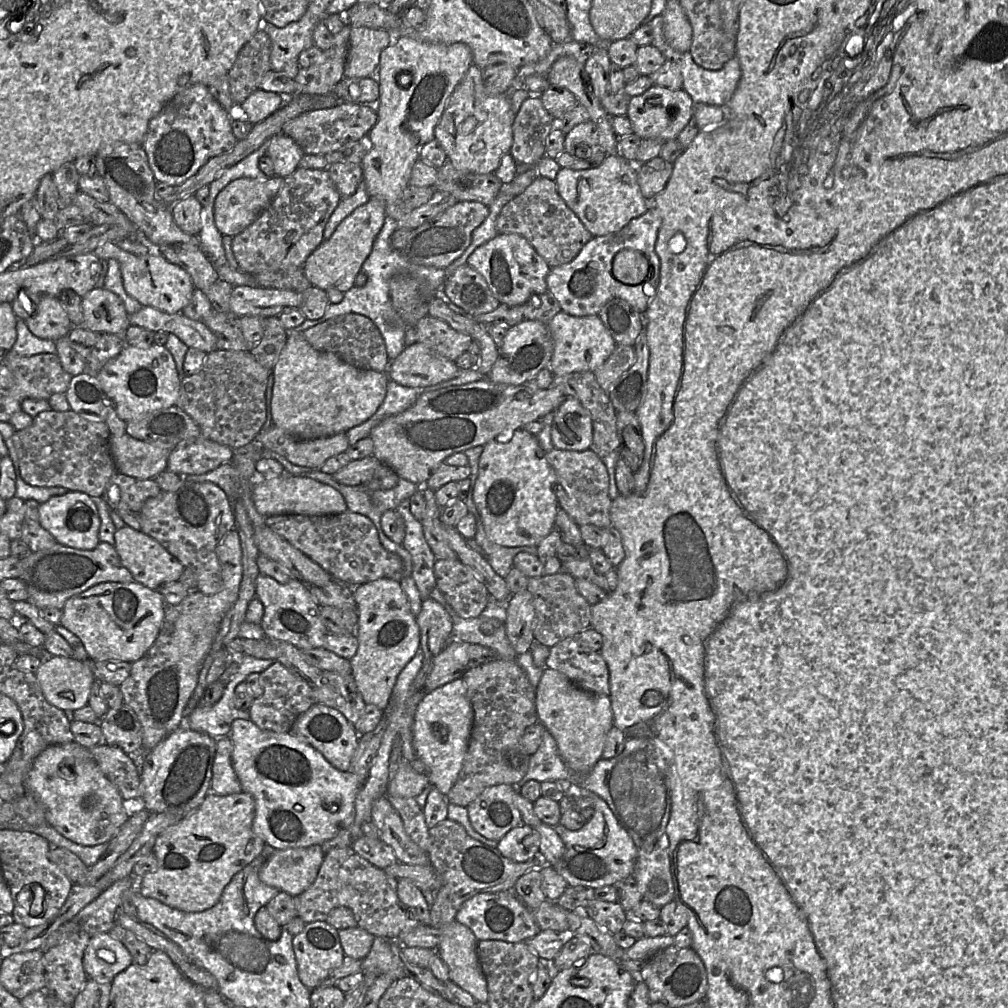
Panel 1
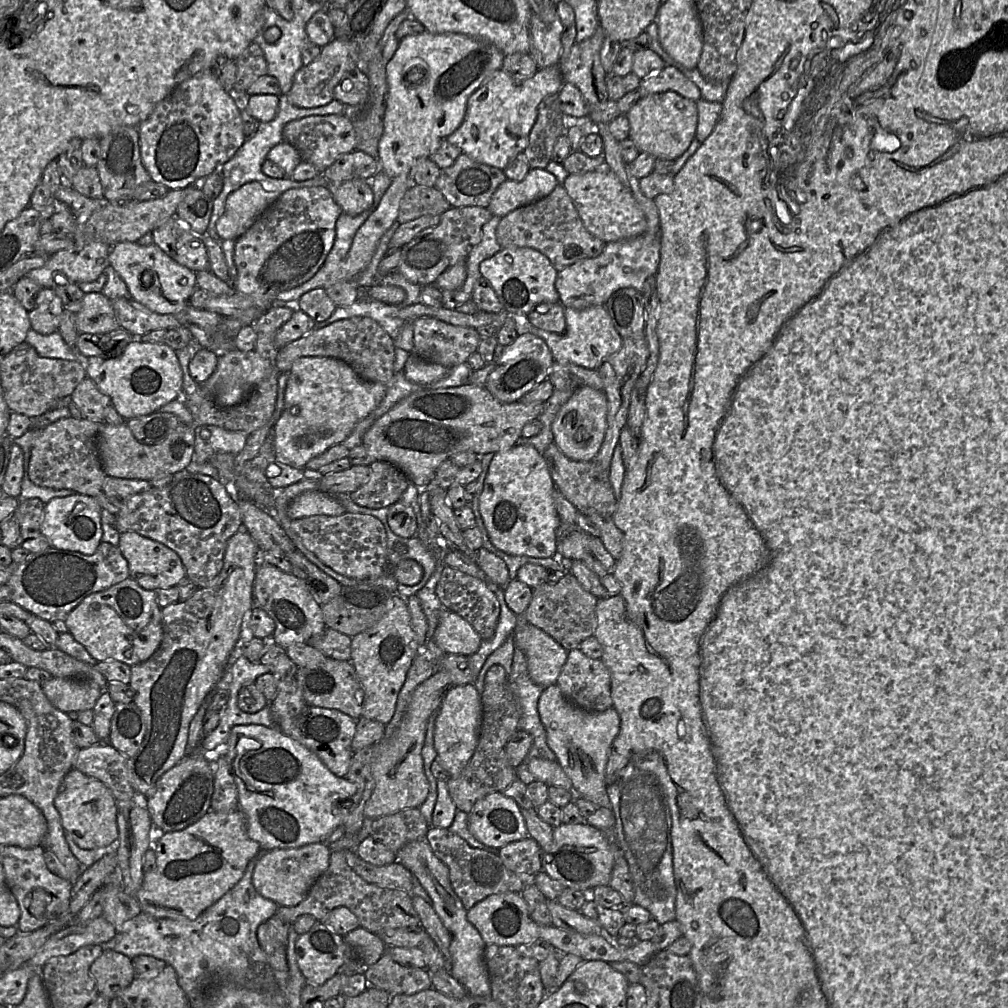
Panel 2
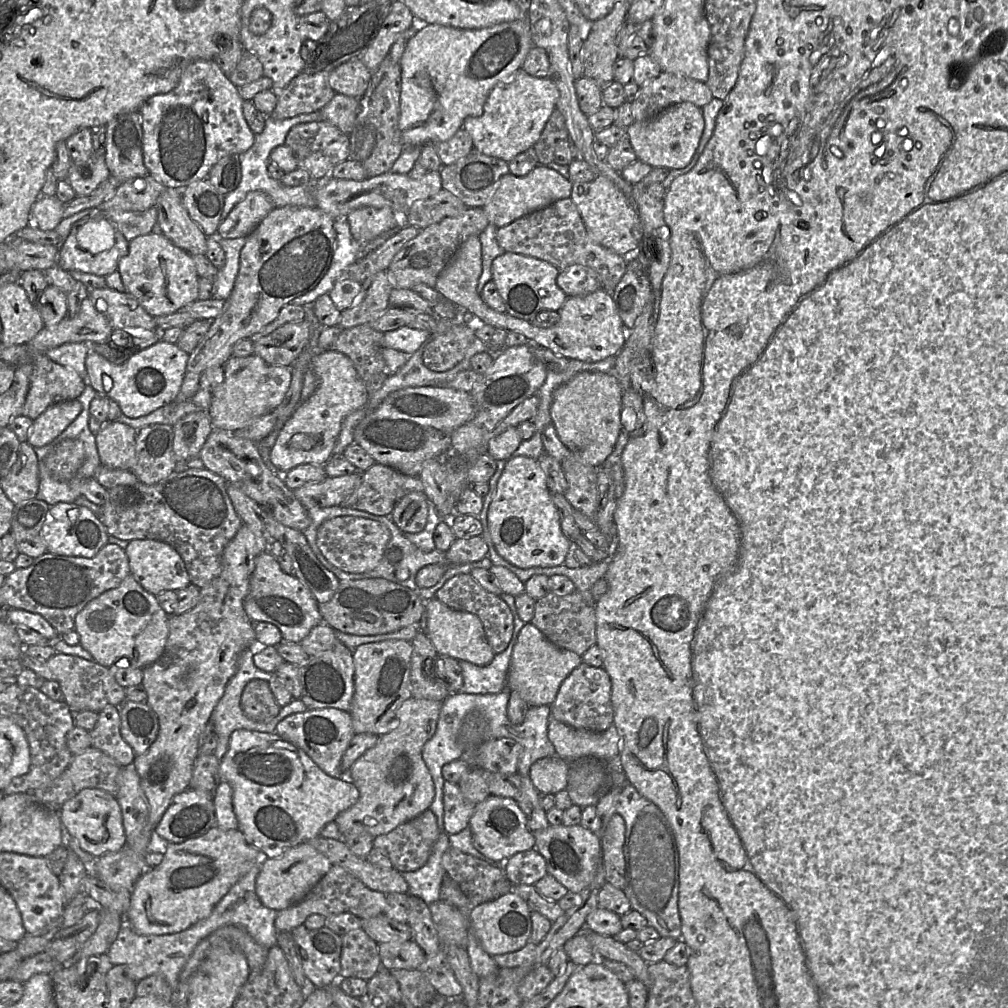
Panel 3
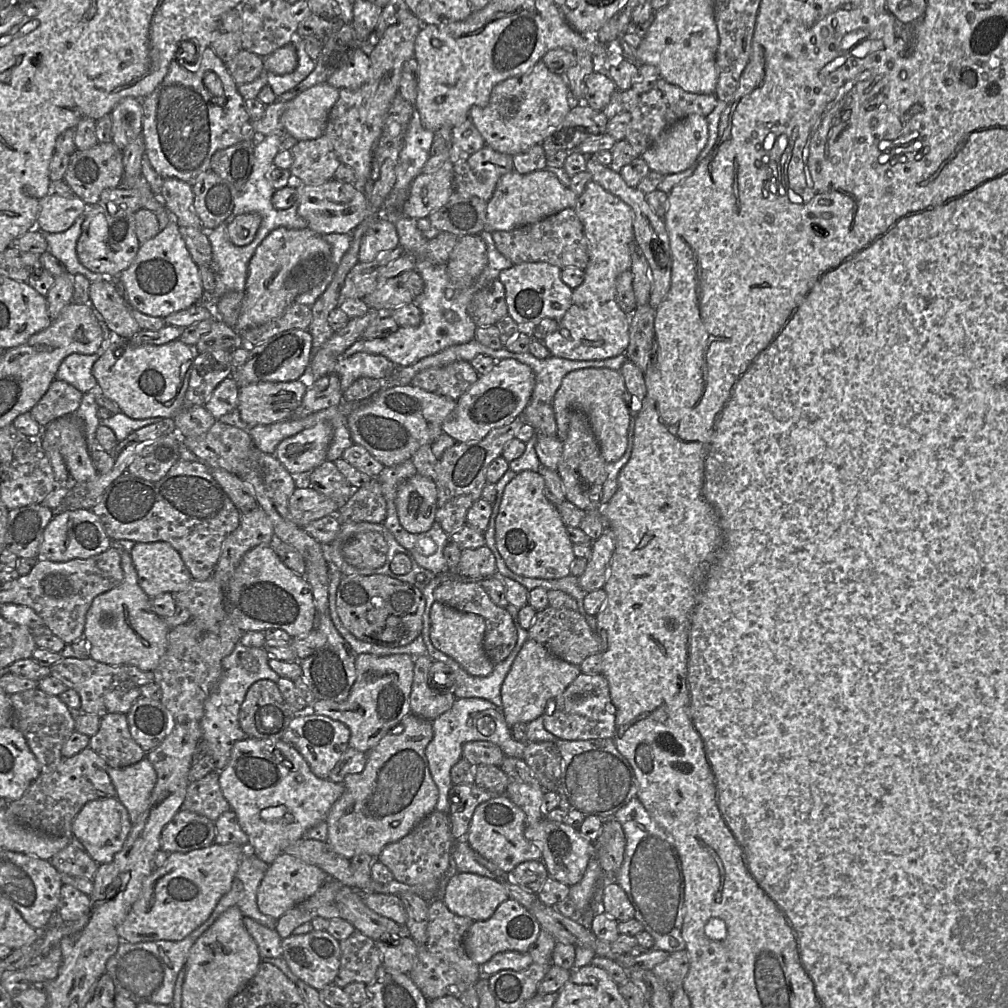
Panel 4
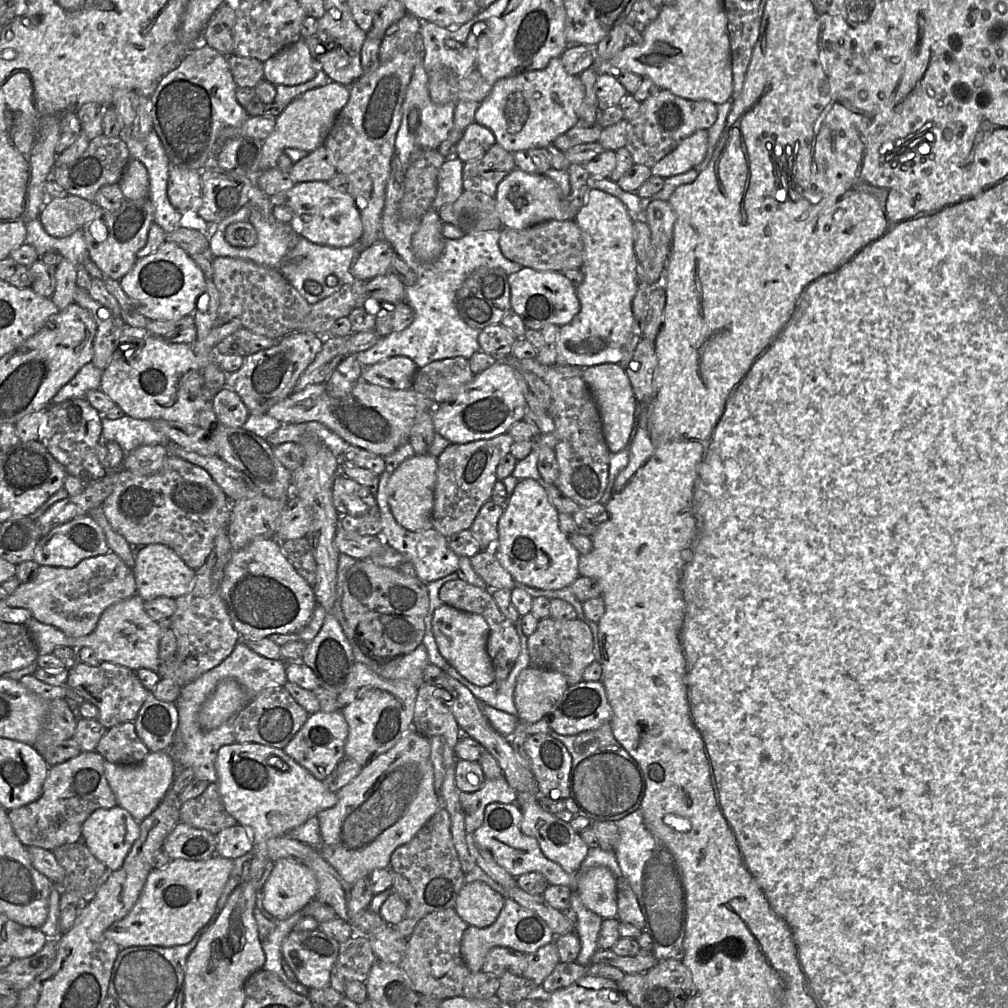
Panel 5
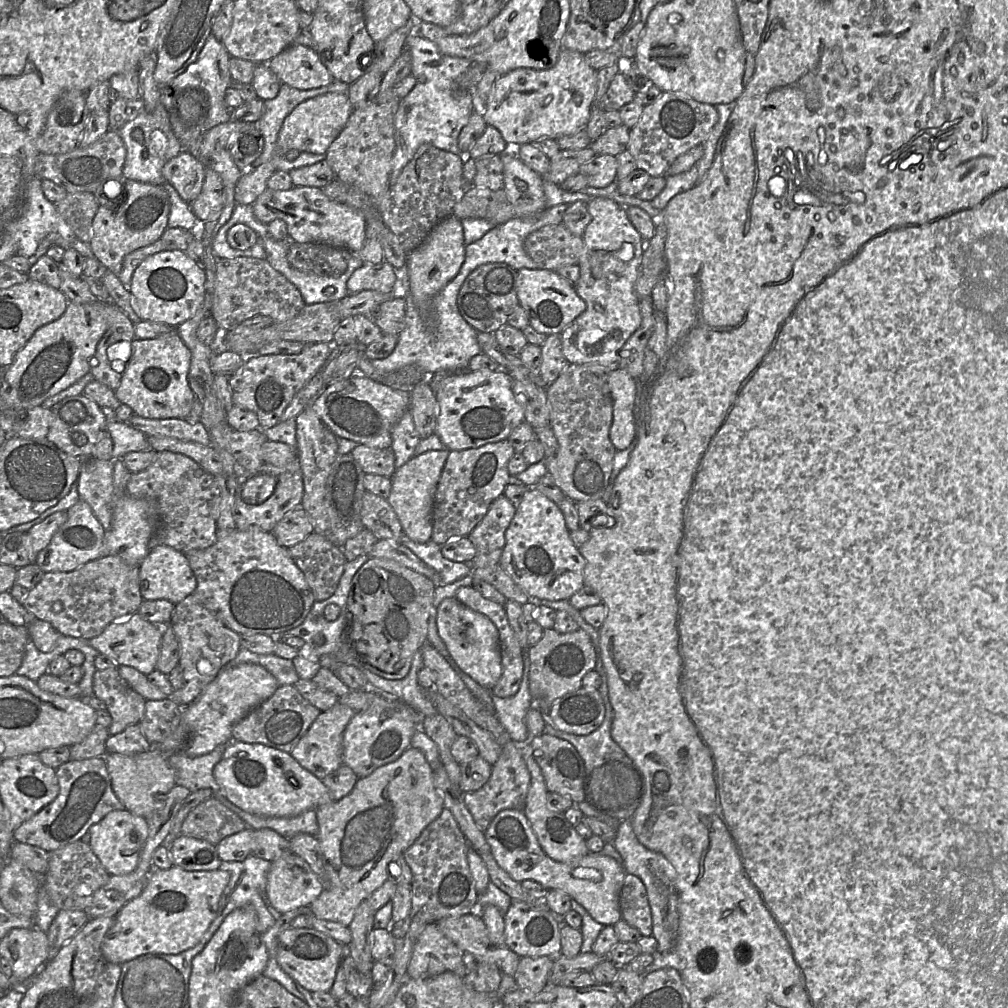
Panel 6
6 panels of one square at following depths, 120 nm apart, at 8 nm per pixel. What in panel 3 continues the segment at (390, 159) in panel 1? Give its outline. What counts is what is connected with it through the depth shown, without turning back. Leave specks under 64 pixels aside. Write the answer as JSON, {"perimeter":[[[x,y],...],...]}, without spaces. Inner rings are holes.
{"perimeter":[[[528,16],[512,22],[503,22],[482,29],[460,29],[439,24],[419,25],[412,37],[407,41],[404,53],[399,61],[401,69],[401,95],[400,95],[400,117],[399,129],[402,141],[406,147],[423,146],[425,144],[443,142],[449,140],[459,129],[462,128],[464,120],[468,117],[481,116],[485,101],[493,87],[511,74],[521,69],[522,64],[534,47],[531,38],[531,27]]]}

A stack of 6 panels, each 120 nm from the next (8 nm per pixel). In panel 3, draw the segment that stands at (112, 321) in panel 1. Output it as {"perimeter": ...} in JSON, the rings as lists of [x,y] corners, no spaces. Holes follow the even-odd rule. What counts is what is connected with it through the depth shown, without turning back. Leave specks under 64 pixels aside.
{"perimeter":[[[88,296],[82,301],[80,310],[74,317],[66,317],[54,326],[44,327],[27,345],[46,353],[49,349],[66,343],[103,342],[112,331],[105,315]]]}

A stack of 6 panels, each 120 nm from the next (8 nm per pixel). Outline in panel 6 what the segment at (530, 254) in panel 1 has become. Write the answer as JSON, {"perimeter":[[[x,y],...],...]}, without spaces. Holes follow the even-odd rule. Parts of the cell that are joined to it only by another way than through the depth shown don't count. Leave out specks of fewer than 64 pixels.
{"perimeter":[[[519,269],[517,270],[517,297],[526,311],[529,324],[545,335],[561,334],[562,331],[585,309],[586,303],[576,293],[574,284],[568,282],[555,270]]]}

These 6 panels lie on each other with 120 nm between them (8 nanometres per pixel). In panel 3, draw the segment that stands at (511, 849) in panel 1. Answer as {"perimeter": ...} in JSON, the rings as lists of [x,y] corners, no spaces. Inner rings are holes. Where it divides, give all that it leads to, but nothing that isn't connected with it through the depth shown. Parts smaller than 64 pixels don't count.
{"perimeter":[[[535,848],[514,854],[502,866],[513,885],[535,885],[548,873],[544,857]]]}

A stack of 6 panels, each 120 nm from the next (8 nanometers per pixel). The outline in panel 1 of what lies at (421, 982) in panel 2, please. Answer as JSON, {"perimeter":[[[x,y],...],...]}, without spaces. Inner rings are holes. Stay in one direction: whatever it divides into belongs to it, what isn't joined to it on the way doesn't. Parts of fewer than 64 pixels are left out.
{"perimeter":[[[375,937],[372,948],[362,961],[361,972],[372,973],[377,977],[389,976],[397,980],[409,976],[404,962],[402,962],[402,945],[397,941],[387,941],[384,937]]]}

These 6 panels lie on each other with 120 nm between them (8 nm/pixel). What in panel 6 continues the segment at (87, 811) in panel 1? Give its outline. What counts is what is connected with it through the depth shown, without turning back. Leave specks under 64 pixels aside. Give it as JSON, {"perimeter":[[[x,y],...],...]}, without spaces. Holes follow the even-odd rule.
{"perimeter":[[[126,809],[112,811],[89,829],[89,845],[111,876],[132,873],[138,866],[141,851],[148,837],[146,819],[136,816]]]}

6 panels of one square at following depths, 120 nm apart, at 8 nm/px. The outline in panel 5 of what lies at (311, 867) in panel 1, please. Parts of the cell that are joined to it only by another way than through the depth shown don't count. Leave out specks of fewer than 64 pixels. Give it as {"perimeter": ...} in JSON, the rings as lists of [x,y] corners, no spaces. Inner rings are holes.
{"perimeter":[[[279,859],[263,887],[263,907],[277,921],[285,920],[316,899],[318,881],[304,863]]]}

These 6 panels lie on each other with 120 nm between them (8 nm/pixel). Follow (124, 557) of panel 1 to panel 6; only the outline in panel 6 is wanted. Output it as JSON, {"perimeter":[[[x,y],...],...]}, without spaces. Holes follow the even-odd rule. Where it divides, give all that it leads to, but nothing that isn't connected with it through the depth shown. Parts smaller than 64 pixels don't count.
{"perimeter":[[[163,544],[150,549],[138,567],[138,576],[139,590],[144,600],[165,599],[175,605],[196,590],[196,577],[185,554]]]}

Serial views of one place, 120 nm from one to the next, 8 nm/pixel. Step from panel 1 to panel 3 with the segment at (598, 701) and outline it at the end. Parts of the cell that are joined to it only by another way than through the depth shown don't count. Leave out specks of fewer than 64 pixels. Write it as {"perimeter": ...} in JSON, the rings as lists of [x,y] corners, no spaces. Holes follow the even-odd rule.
{"perimeter":[[[550,714],[548,738],[556,755],[569,763],[587,757],[604,761],[620,759],[620,735],[615,724],[603,732],[590,732],[573,728]]]}

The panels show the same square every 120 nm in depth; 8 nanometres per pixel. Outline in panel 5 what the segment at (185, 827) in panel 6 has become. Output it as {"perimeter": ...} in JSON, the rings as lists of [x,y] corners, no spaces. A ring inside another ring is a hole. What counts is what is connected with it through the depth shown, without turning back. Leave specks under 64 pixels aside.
{"perimeter":[[[218,781],[210,783],[200,796],[182,803],[180,822],[206,830],[217,836],[222,830],[238,824],[231,816],[220,797]]]}

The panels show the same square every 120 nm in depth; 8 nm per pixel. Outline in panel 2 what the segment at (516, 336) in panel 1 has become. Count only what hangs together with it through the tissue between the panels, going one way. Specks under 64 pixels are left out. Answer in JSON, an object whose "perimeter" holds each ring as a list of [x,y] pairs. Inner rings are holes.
{"perimeter":[[[528,331],[521,333],[513,343],[501,350],[496,367],[484,386],[502,403],[517,402],[549,377],[553,362],[552,352],[543,339]]]}

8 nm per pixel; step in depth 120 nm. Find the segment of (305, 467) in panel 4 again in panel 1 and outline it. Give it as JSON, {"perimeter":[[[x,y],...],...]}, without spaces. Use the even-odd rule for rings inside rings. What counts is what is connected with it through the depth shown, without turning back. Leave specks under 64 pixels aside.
{"perimeter":[[[289,333],[272,369],[271,414],[273,423],[286,433],[309,440],[346,433],[369,419],[383,402],[386,372],[357,368],[332,352],[313,348],[302,333]]]}

